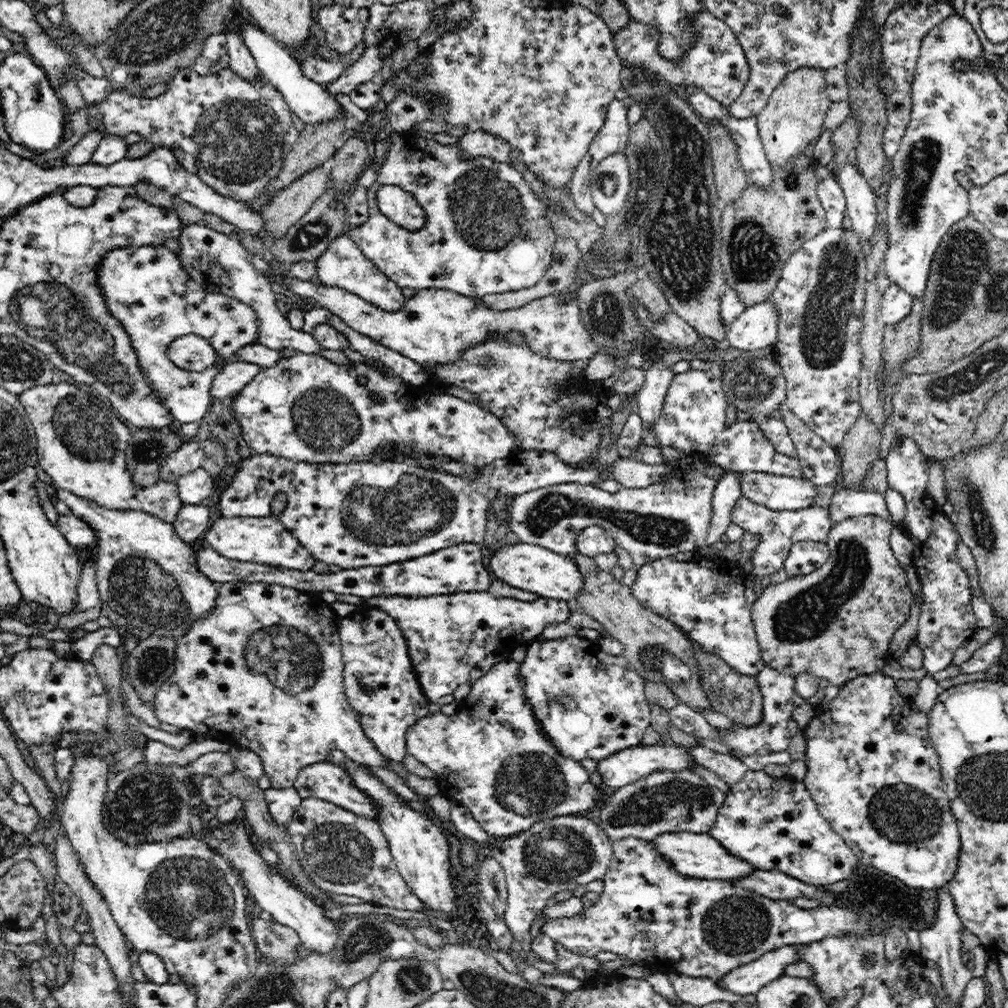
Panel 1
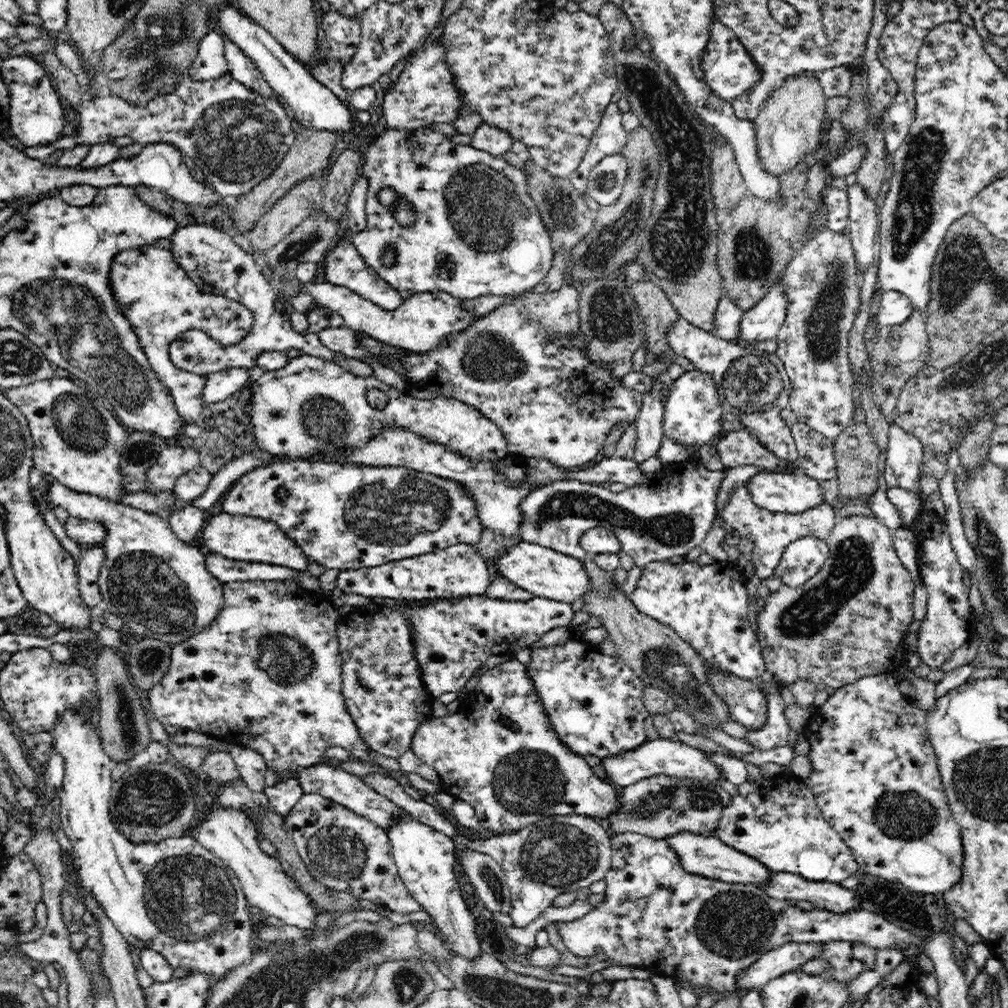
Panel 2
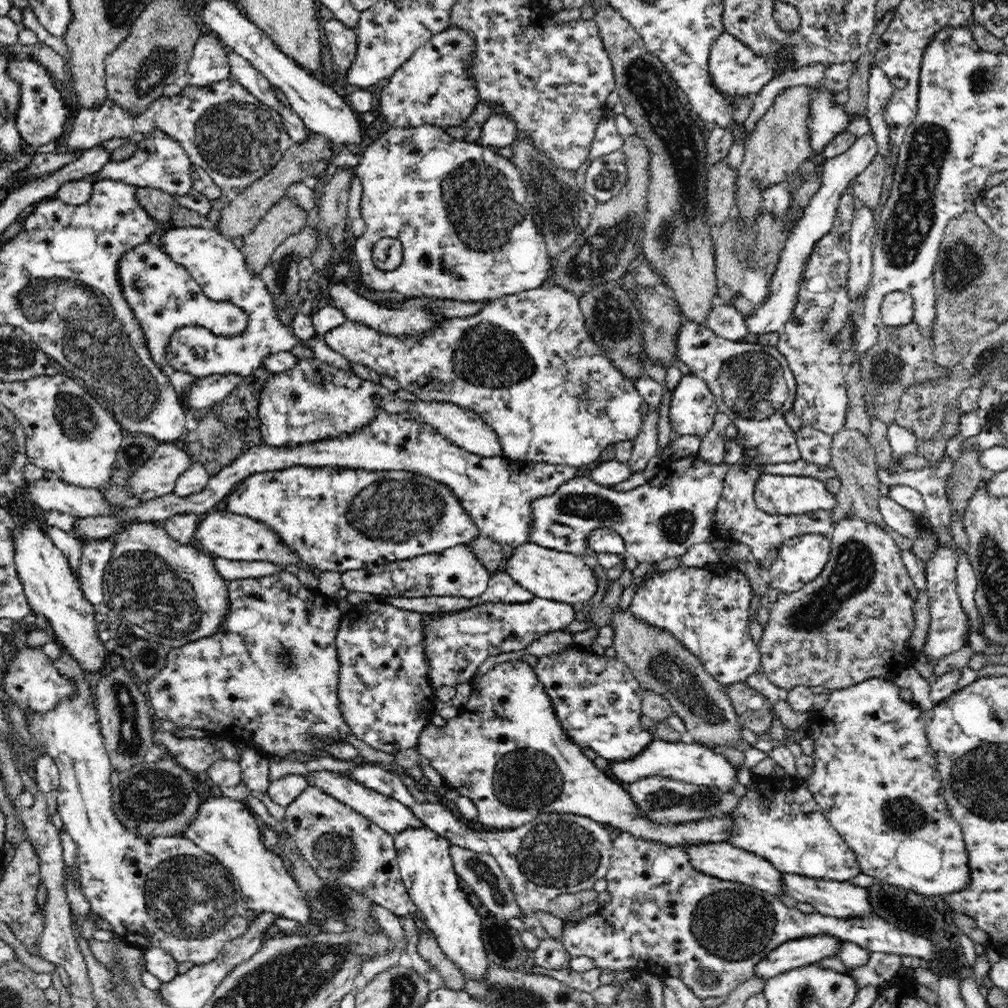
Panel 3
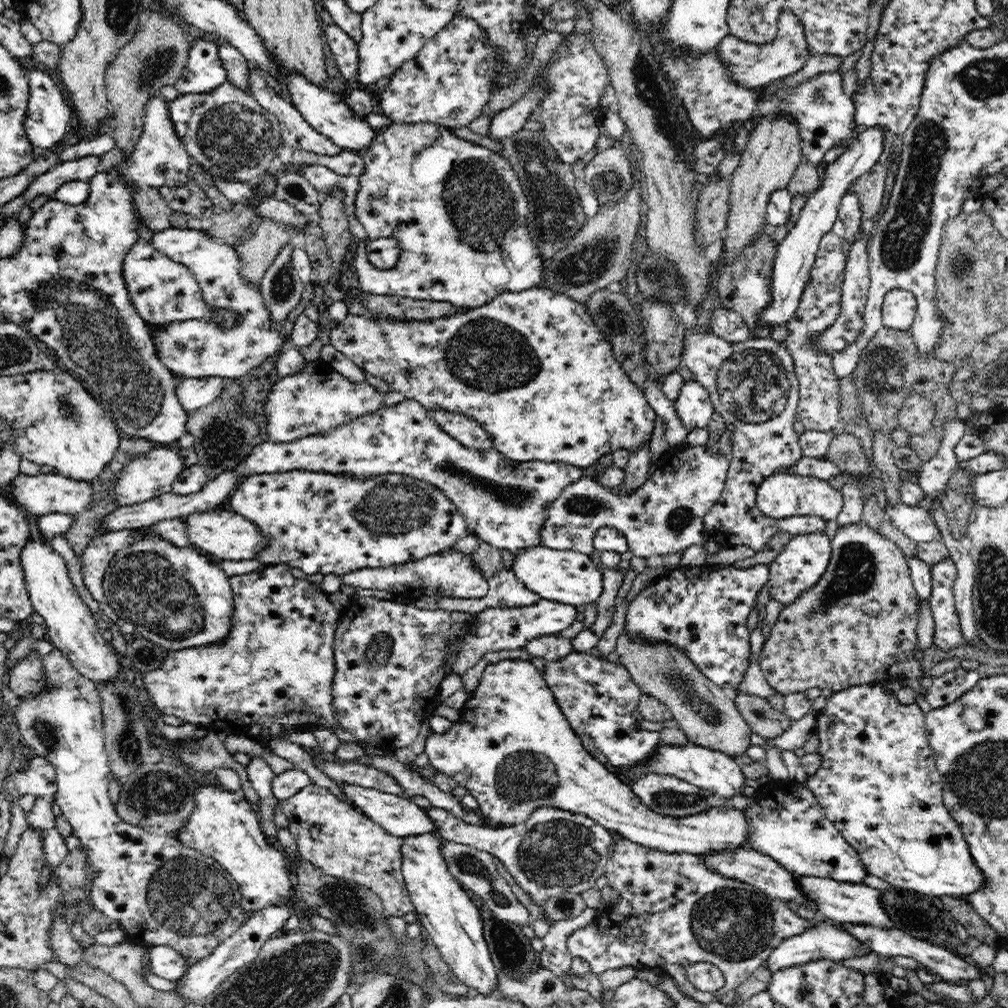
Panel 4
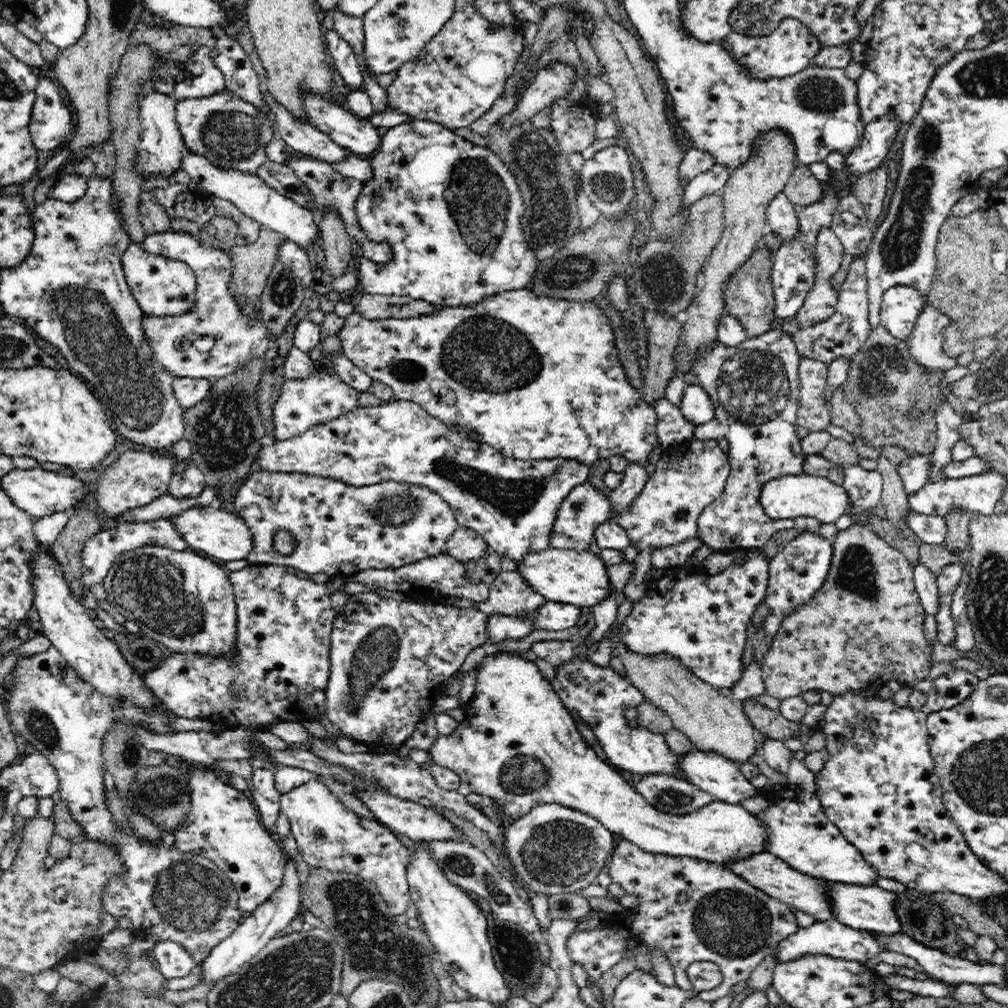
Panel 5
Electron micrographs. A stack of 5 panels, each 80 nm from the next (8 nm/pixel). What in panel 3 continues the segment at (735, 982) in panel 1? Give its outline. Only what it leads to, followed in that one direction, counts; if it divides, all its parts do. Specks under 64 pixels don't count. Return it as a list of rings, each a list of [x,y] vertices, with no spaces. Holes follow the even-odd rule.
[[[816,933],[779,944],[755,968],[755,976],[768,980],[778,973],[814,964],[840,954],[846,940],[833,933]]]

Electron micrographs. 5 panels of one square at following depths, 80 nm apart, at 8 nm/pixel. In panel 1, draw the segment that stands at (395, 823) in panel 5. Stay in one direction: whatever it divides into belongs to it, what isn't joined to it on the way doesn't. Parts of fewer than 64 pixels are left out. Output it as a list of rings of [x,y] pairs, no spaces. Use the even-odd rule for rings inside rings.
[[[324,761],[306,766],[298,774],[293,786],[300,793],[302,799],[312,796],[320,797],[322,800],[337,804],[340,808],[345,808],[358,816],[380,820],[380,805],[376,803],[376,799],[369,796],[364,789],[360,789],[353,778],[350,777],[350,774],[346,773],[342,765]]]

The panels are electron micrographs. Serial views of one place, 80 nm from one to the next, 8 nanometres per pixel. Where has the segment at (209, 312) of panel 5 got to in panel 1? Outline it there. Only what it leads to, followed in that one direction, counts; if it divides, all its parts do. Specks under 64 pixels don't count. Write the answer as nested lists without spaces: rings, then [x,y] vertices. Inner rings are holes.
[[[199,224],[186,225],[180,232],[180,262],[183,270],[197,283],[202,284],[207,292],[218,293],[232,299],[238,299],[252,307],[258,319],[258,333],[253,342],[259,346],[281,351],[283,348],[294,348],[300,353],[318,355],[321,346],[312,333],[294,330],[274,301],[279,296],[271,288],[271,282],[249,256],[238,239],[230,238],[222,232],[216,232],[208,226]],[[186,334],[173,340],[167,350],[169,359],[178,368],[201,373],[212,366],[224,366],[228,360],[236,362],[240,357],[226,357],[222,359],[208,340],[197,334]]]

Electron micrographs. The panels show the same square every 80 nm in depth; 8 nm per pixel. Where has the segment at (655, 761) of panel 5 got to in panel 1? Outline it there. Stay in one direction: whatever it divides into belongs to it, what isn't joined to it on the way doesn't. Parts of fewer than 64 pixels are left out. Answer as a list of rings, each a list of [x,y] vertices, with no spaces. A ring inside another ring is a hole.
[[[576,636],[560,640],[540,637],[526,646],[526,658],[521,663],[521,680],[524,681],[529,702],[540,719],[544,733],[556,749],[576,761],[585,758],[600,761],[607,756],[640,745],[646,728],[651,724],[651,704],[645,696],[647,681],[642,679],[622,655],[611,656],[602,652],[596,641]]]

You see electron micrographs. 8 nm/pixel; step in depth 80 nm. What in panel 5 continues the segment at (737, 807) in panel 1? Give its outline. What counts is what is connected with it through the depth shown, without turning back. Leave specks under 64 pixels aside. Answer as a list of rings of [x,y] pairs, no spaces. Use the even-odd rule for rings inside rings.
[[[788,782],[780,789],[768,790],[764,795],[768,799],[769,805],[765,811],[759,812],[757,817],[768,824],[770,831],[772,831],[772,836],[768,838],[768,844],[766,844],[766,850],[770,854],[781,857],[782,860],[786,861],[786,864],[792,865],[798,872],[821,877],[830,882],[864,886],[876,885],[876,881],[880,878],[876,869],[865,860],[859,848],[850,844],[841,830],[833,822],[830,822],[816,793],[806,791]]]

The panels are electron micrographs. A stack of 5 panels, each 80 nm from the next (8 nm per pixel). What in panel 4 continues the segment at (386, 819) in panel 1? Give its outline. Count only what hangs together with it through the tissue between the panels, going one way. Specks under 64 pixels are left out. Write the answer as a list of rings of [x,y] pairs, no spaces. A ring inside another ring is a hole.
[[[424,834],[424,835],[410,835],[401,838],[401,853],[402,853],[402,862],[401,862],[401,871],[407,886],[407,891],[409,892],[409,897],[411,898],[411,902],[414,904],[415,912],[417,916],[420,916],[420,920],[418,922],[422,923],[424,926],[424,930],[428,932],[428,938],[430,938],[429,942],[432,942],[433,945],[438,949],[440,955],[450,970],[454,972],[454,975],[458,977],[458,980],[462,981],[462,983],[466,984],[468,988],[470,988],[471,993],[477,993],[484,996],[496,996],[497,997],[497,968],[491,959],[488,943],[486,939],[483,937],[483,922],[481,915],[481,910],[476,907],[474,904],[471,895],[468,891],[462,888],[462,885],[456,880],[456,878],[450,875],[450,869],[448,865],[446,865],[446,861],[444,861],[444,857],[442,857],[442,844],[444,840],[438,834]]]

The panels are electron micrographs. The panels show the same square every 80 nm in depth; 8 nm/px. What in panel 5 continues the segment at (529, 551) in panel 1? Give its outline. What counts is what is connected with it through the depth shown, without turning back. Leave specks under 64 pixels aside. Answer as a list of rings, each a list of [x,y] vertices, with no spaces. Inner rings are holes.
[[[548,547],[544,551],[536,552],[536,554],[526,555],[524,562],[518,564],[517,571],[536,592],[545,596],[547,601],[592,608],[598,603],[612,598],[616,593],[614,587],[612,587],[612,579],[608,575],[608,565],[596,555],[590,553],[588,549]]]

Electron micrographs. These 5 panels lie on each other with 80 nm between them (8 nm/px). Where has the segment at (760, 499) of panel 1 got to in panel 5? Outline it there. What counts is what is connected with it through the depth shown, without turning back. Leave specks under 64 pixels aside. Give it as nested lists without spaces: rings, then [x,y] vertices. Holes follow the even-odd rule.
[[[786,475],[769,480],[761,492],[761,505],[765,513],[774,520],[793,519],[808,516],[818,519],[821,524],[834,523],[842,515],[854,512],[854,503],[850,499],[848,489],[844,485],[836,484],[828,477],[814,475]]]

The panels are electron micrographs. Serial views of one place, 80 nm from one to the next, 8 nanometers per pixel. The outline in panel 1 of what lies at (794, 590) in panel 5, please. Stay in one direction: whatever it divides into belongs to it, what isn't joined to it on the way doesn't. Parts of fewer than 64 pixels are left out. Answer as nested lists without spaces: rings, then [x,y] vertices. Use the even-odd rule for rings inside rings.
[[[812,540],[796,542],[791,546],[782,568],[785,568],[788,577],[802,576],[824,564],[828,557],[827,543]]]

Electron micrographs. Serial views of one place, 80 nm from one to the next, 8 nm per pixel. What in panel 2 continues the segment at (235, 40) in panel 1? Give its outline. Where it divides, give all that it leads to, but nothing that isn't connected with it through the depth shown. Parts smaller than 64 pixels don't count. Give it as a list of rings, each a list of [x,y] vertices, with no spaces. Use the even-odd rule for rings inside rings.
[[[225,39],[224,46],[227,70],[232,77],[250,90],[264,97],[272,97],[273,88],[255,67],[252,59],[248,58],[232,39]]]

